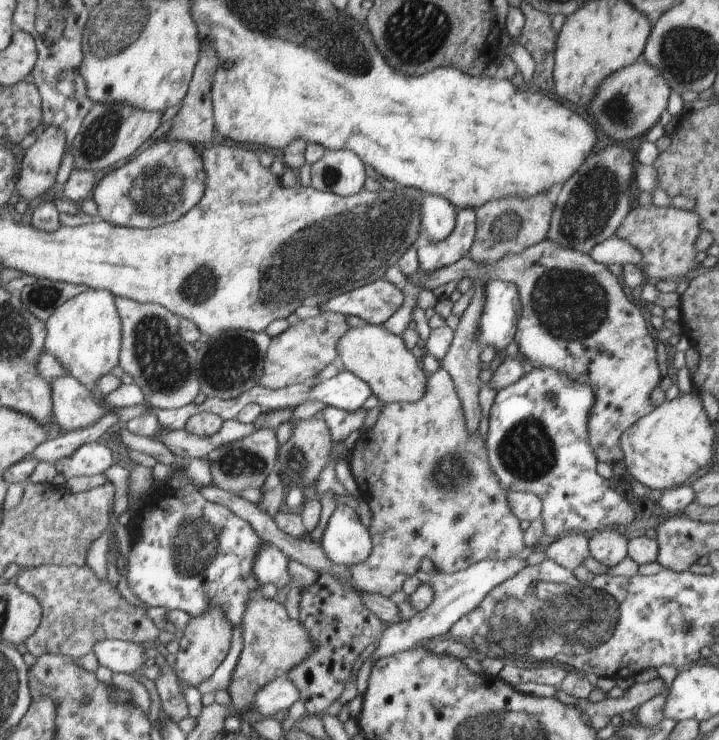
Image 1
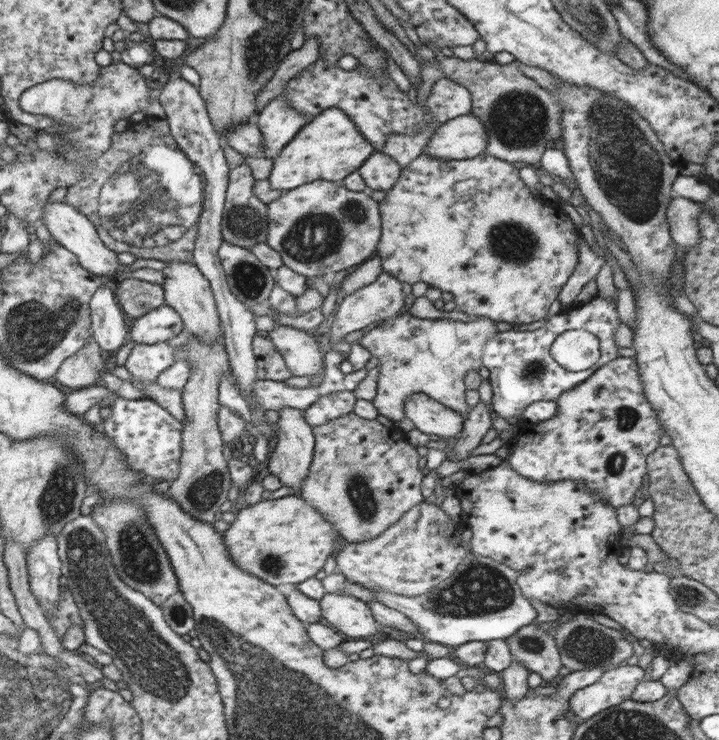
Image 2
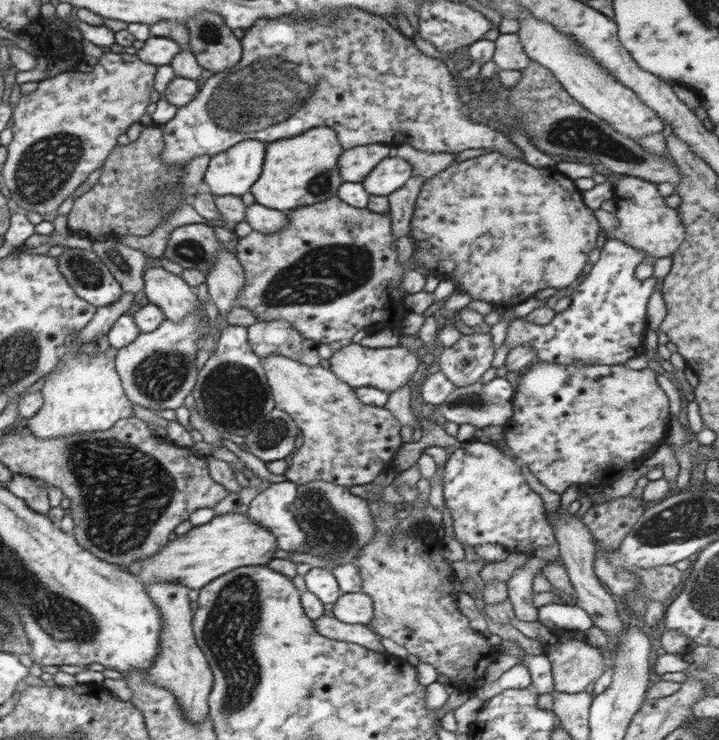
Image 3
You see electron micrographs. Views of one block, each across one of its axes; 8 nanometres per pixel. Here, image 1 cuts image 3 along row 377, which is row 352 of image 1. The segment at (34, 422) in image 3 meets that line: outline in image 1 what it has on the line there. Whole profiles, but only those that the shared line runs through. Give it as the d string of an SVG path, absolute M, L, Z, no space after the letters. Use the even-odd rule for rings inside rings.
M92 289L67 300L45 321L45 352L54 356L66 374L83 382L88 390L94 388L102 374L105 376L118 364L118 352L123 348L122 319L115 305L116 300L118 298L109 290Z

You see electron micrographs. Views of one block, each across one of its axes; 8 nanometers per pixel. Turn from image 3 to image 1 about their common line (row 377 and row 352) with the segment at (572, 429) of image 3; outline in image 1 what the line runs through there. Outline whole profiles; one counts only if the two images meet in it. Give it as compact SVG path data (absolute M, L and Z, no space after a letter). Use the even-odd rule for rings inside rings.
M544 239L538 244L531 244L522 252L506 254L492 264L476 264L470 256L458 260L454 264L424 274L418 269L407 282L418 284L422 288L434 290L448 282L460 282L468 278L472 284L476 280L488 282L503 280L511 282L518 288L520 295L520 318L514 341L518 344L518 355L527 362L530 369L549 368L566 374L566 378L576 380L580 384L588 384L596 395L596 402L588 416L588 444L596 454L598 462L617 464L624 461L624 452L620 448L620 438L625 430L643 416L654 410L651 403L653 391L658 390L663 377L656 361L657 339L648 332L648 326L640 309L636 307L624 293L618 277L614 276L607 266L592 260L590 254L576 252L571 248L562 248L552 240Z

